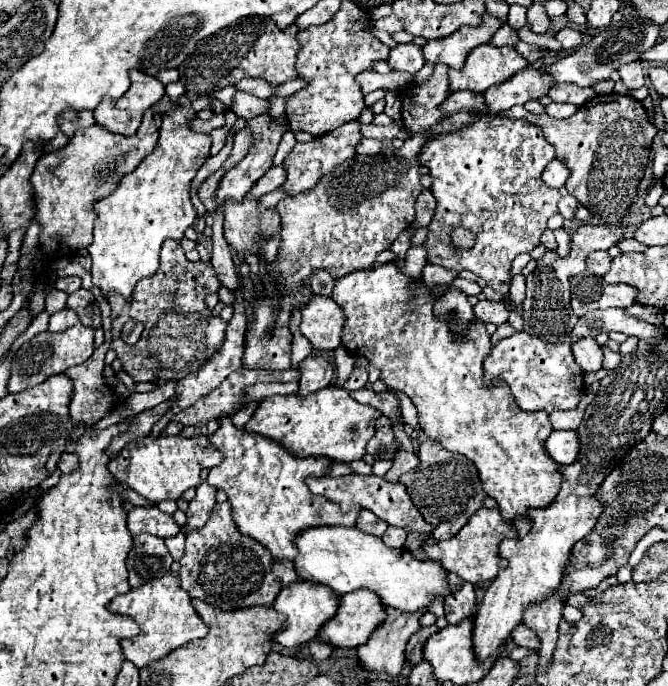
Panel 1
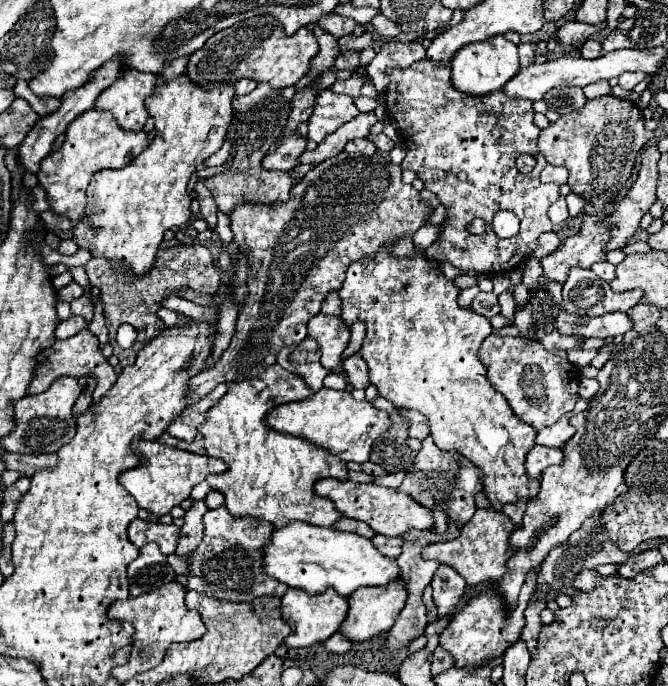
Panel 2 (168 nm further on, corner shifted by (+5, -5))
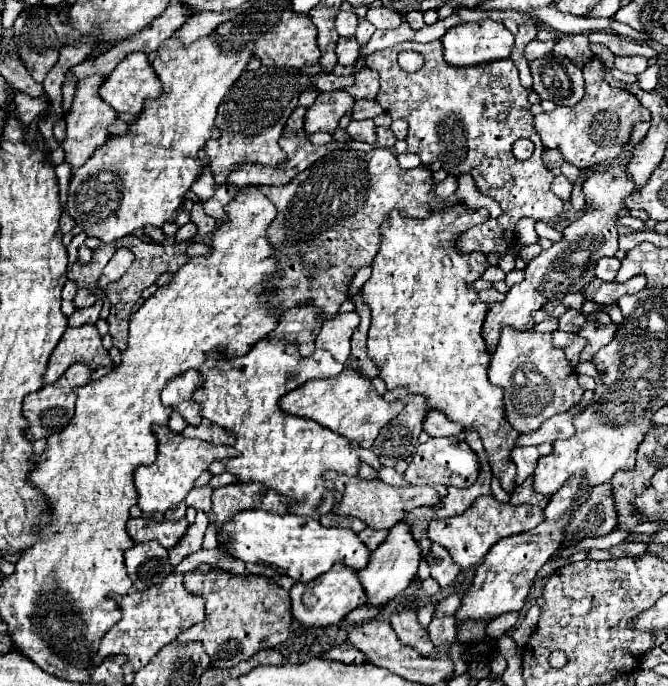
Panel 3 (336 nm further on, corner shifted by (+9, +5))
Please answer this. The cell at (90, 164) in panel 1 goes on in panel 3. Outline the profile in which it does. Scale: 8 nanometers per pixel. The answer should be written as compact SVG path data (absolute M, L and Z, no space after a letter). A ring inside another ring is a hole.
M88 76L88 78L82 78L76 86L76 94L74 94L74 102L72 102L72 108L66 116L66 138L62 140L62 148L64 148L64 162L70 164L70 170L78 170L80 166L84 166L84 162L92 156L92 152L100 146L104 146L104 142L108 142L112 138L110 134L110 124L118 118L118 112L112 110L112 106L108 106L100 94L98 94L98 86L102 84L104 76Z

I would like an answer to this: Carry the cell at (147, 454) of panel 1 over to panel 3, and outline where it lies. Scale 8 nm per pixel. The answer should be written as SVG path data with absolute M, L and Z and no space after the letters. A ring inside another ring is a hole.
M154 426L158 440L158 456L150 466L138 466L134 474L134 486L138 492L138 506L142 512L166 512L186 498L186 494L194 488L194 480L214 462L226 460L236 454L230 446L212 446L204 440L184 438L182 434L170 432L166 426Z

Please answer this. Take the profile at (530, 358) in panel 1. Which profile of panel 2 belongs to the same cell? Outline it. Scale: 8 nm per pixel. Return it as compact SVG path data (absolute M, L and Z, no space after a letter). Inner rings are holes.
M490 334L480 348L480 360L484 360L488 380L496 392L506 396L514 414L536 430L556 424L564 414L574 410L580 398L580 372L568 362L564 350L546 350L536 340Z

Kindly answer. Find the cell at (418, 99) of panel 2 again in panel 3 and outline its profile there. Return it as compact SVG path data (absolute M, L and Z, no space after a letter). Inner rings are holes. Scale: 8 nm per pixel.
M434 40L428 44L402 42L394 48L378 50L366 56L366 66L380 74L380 92L376 96L380 106L392 118L404 118L408 122L408 152L420 156L424 166L440 160L450 176L470 174L478 192L500 204L500 218L460 234L456 242L460 254L504 254L514 246L514 226L522 216L532 216L542 222L560 218L564 202L552 194L550 184L554 174L540 158L544 146L534 130L534 120L528 110L530 92L520 84L518 70L510 58L484 66L454 68L442 58L442 42ZM402 50L422 54L424 66L416 72L402 70L398 64L398 52ZM518 138L530 138L536 146L534 156L524 162L516 160L512 154L512 144Z

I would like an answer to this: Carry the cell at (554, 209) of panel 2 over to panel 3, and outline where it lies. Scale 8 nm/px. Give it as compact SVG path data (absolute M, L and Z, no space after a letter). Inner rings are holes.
M560 174L560 176L556 176L554 182L552 182L552 192L554 192L560 200L568 202L568 200L570 200L570 192L572 192L572 182L568 182L568 180Z

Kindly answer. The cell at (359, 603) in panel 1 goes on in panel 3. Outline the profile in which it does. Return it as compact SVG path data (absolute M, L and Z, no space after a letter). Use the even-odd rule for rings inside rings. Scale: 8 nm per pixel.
M396 524L390 530L386 542L378 550L372 552L372 558L370 558L368 566L358 572L360 584L364 586L364 592L366 592L366 598L368 598L366 604L368 606L386 606L390 600L400 596L408 588L408 584L414 580L418 564L420 564L420 548L416 546L414 538L410 536L408 526Z

